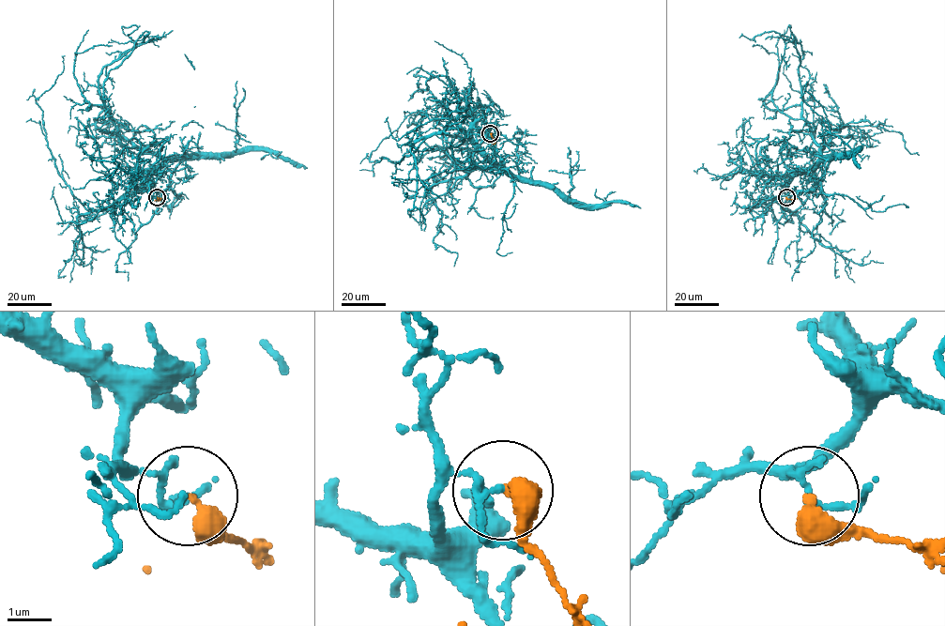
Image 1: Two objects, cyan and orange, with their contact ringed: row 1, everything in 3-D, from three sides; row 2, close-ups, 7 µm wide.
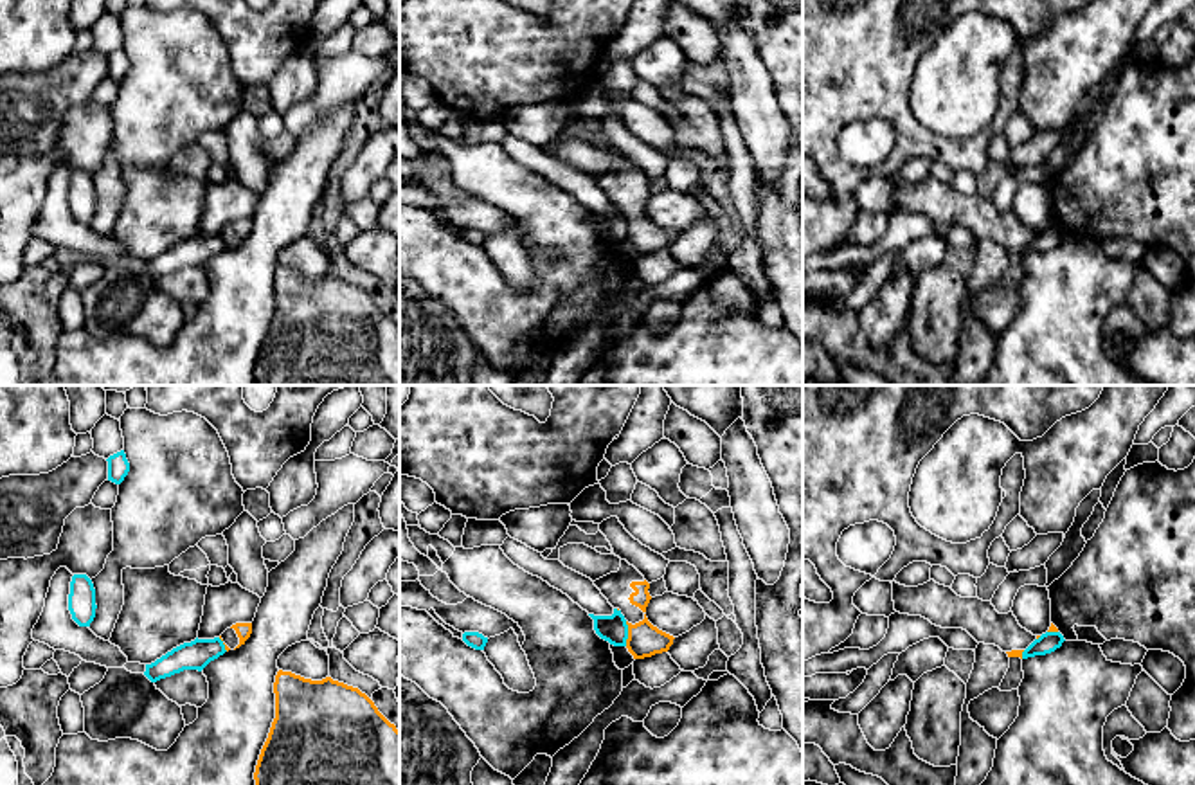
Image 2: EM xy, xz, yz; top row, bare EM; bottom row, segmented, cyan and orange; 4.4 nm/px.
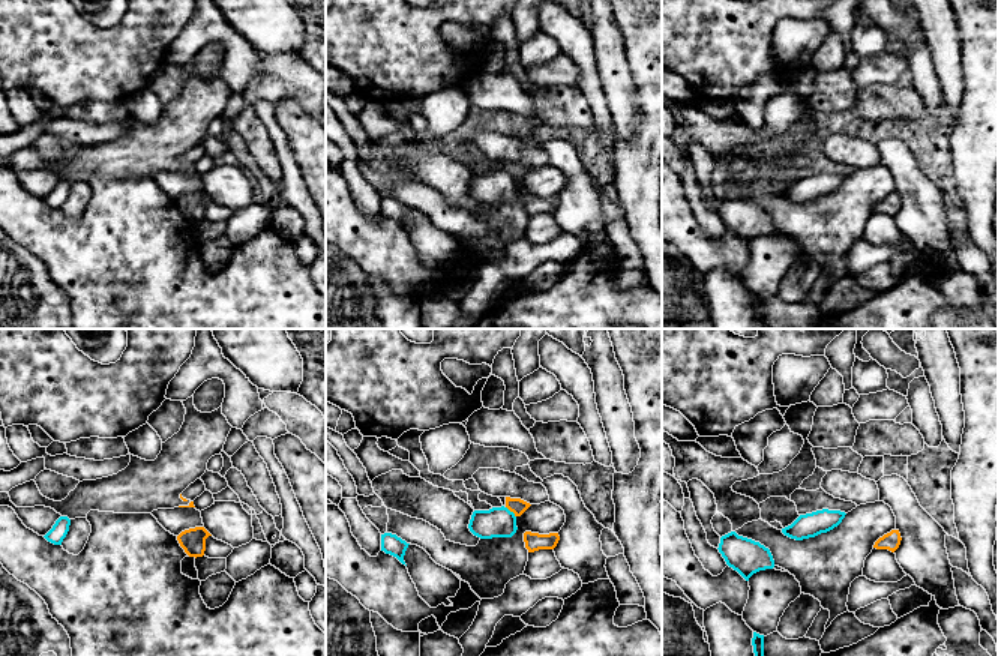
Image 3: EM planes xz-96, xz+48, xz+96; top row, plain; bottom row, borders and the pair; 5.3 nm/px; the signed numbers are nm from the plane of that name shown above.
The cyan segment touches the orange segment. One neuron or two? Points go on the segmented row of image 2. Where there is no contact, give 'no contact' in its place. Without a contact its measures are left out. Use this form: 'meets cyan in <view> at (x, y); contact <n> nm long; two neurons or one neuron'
meets cyan in xz at (627, 634); contact 110 nm long; two neurons

